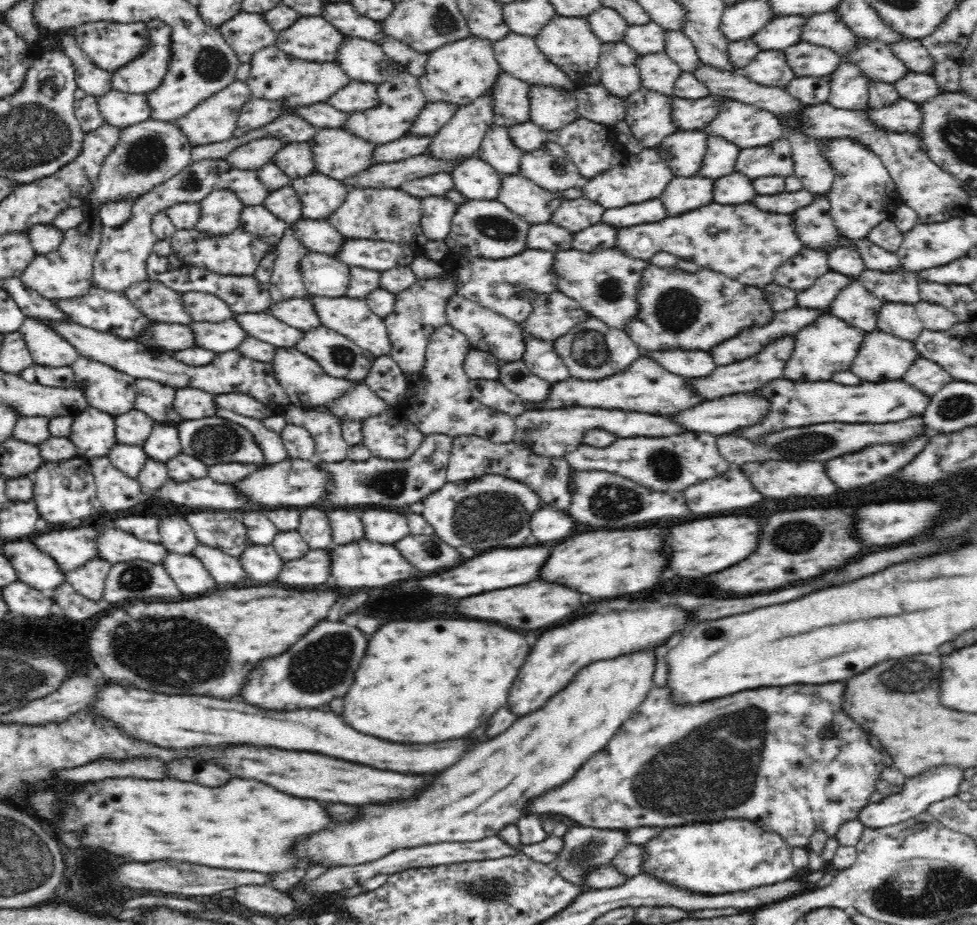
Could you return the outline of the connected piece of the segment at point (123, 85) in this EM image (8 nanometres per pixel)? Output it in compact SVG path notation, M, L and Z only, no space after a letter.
M160 21L146 23L146 46L142 54L112 71L110 88L130 94L152 92L160 86L170 63L170 27Z

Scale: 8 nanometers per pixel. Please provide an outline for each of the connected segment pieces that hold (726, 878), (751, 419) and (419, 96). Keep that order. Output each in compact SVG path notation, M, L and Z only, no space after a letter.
M726 818L720 822L702 822L688 824L678 828L665 827L661 833L645 848L645 863L643 870L646 875L655 876L660 880L671 882L684 890L700 892L700 894L726 894L750 890L766 884L778 884L790 880L797 867L792 863L791 847L778 833L764 830L747 818Z
M756 393L752 394L734 394L734 396L726 396L720 400L712 400L712 402L702 402L698 406L692 406L688 410L670 414L668 418L676 420L682 428L691 433L705 432L716 437L720 435L728 435L742 426L752 426L758 424L768 410L768 401Z
M404 72L393 75L386 79L386 82L376 85L376 96L377 102L373 107L362 110L362 112L348 113L348 118L340 126L374 146L383 145L408 135L408 130L418 116L418 112L426 106L424 93L418 85L418 77Z

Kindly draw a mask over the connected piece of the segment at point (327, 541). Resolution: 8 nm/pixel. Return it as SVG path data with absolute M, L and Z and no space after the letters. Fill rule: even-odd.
M308 508L300 512L300 526L297 530L310 548L334 548L334 539L332 536L332 527L327 512Z

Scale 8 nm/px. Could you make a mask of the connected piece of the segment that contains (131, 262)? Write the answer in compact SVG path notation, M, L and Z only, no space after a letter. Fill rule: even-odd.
M203 159L191 162L186 169L170 180L152 189L133 202L131 217L120 227L104 227L102 237L93 258L92 284L98 288L125 293L133 284L150 280L147 271L147 260L153 252L153 246L159 240L152 233L152 222L155 214L175 204L200 203L216 190L230 190L242 202L242 206L262 205L269 191L258 181L254 170L237 170L219 159Z

